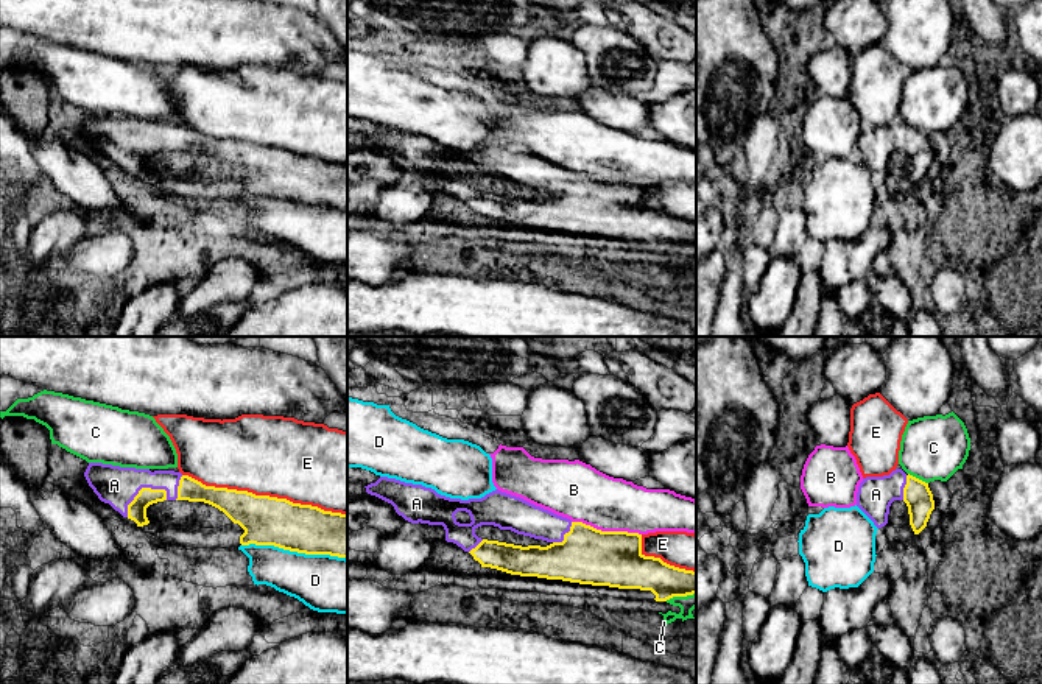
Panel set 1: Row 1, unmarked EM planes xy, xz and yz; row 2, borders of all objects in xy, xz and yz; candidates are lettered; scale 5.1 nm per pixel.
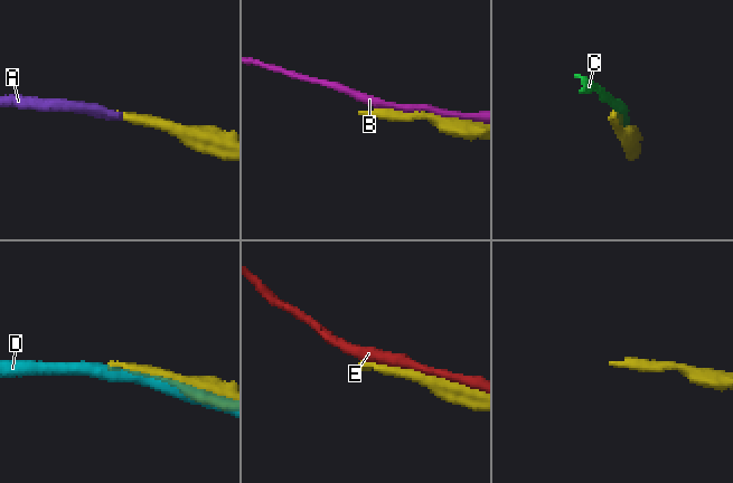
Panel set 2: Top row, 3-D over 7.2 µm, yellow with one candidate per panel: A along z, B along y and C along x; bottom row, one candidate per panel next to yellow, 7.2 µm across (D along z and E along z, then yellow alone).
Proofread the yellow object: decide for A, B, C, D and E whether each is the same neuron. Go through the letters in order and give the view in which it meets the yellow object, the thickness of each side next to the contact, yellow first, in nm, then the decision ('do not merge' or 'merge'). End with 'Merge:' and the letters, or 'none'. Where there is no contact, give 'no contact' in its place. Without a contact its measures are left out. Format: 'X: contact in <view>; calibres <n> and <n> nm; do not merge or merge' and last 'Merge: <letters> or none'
A: contact in xy; calibres 100 and 200 nm; merge
B: contact in xz; calibres 280 and 300 nm; do not merge
C: contact in yz; calibres 140 and 340 nm; do not merge
D: contact in xy; calibres 260 and 300 nm; do not merge
E: contact in xy; calibres 260 and 420 nm; do not merge
Merge: A

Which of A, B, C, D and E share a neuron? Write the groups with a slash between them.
A / B D / C / E

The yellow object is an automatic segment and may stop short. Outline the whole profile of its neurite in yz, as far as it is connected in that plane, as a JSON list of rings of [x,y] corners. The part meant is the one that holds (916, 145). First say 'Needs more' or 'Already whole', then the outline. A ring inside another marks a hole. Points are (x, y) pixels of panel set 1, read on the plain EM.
Needs more. [[[902,120],[883,128],[866,128],[858,137],[857,157],[874,173],[877,179],[888,175],[889,157],[894,151],[903,151],[908,157],[910,176],[919,185],[935,160],[928,134],[906,126]]]

